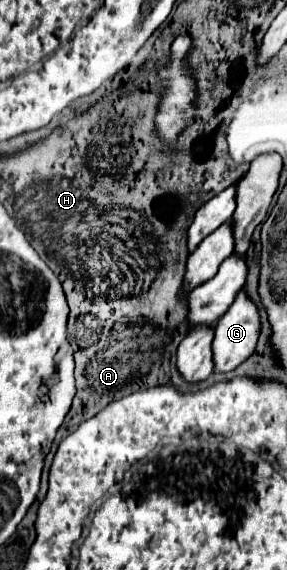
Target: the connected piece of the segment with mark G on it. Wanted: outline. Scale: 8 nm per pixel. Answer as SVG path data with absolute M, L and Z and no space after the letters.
M239 291L235 301L231 303L231 307L227 309L227 313L223 317L219 317L219 321L215 323L215 339L213 339L215 369L221 373L227 373L227 371L233 371L237 365L241 365L255 351L259 335L261 335L259 309L251 301L247 291Z

